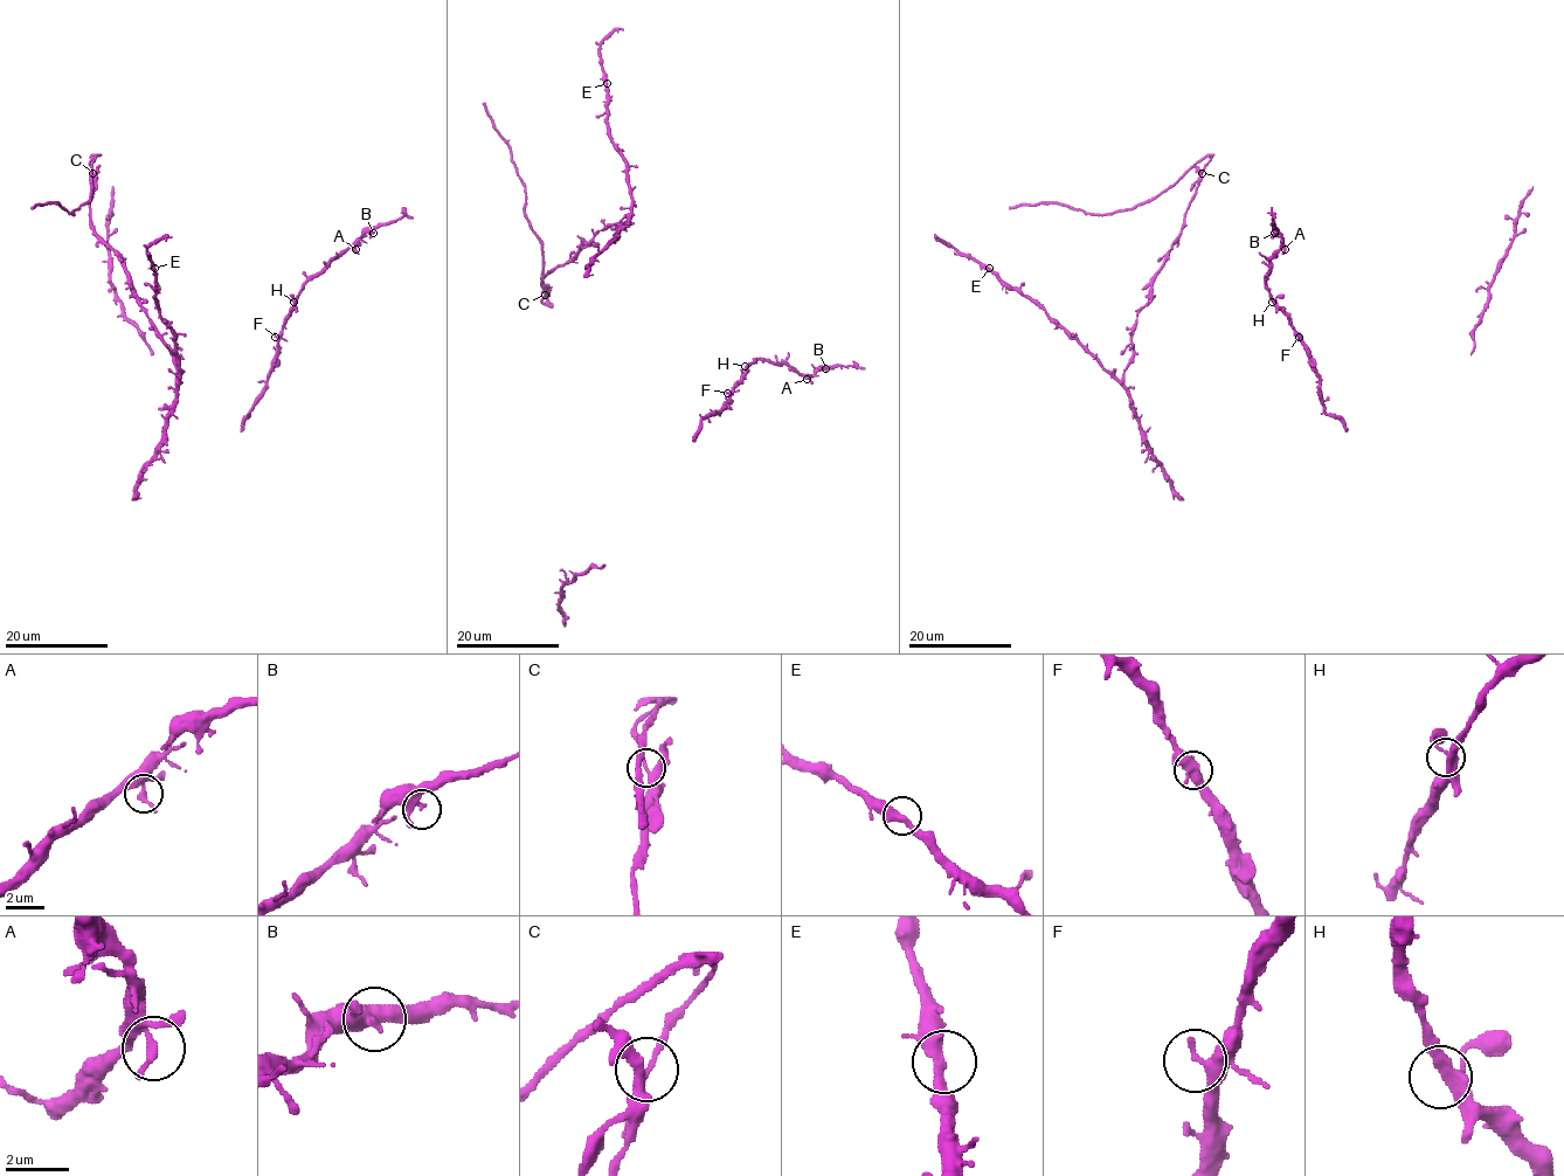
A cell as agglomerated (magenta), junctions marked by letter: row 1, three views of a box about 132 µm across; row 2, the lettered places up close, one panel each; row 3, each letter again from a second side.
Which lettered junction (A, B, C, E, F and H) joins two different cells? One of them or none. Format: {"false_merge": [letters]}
{"false_merge": ["C"]}

